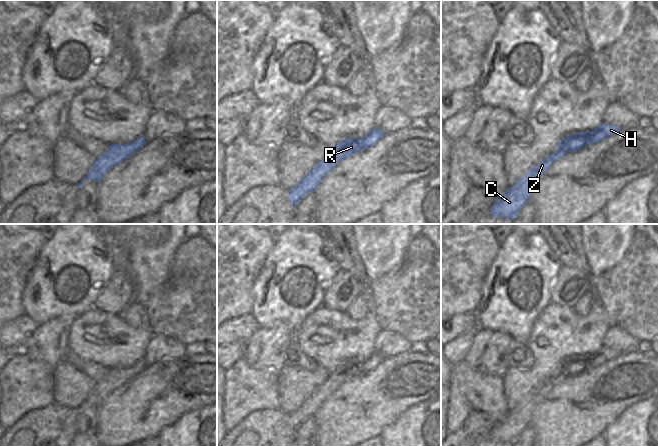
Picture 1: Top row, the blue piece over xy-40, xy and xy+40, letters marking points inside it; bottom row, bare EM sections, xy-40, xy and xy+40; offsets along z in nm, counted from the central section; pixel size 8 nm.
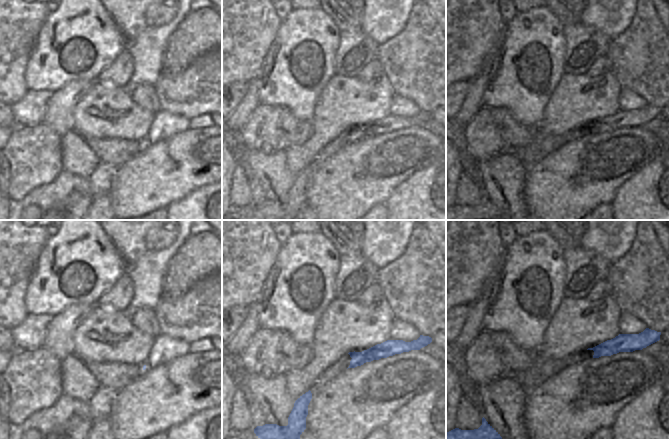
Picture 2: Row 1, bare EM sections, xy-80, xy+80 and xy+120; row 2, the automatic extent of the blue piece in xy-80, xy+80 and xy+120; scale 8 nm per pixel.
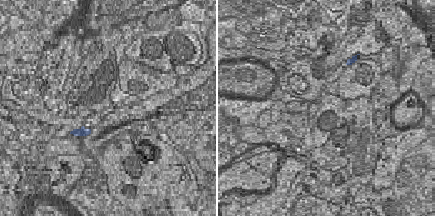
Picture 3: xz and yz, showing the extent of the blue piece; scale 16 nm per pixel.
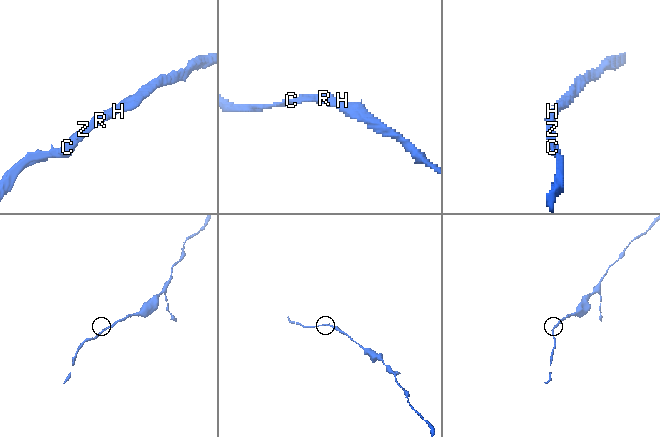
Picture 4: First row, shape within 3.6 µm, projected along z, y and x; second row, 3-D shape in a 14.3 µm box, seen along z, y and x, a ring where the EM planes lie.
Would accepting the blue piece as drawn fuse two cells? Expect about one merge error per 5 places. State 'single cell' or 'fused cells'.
single cell

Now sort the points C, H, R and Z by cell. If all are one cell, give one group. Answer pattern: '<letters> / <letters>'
C H R Z

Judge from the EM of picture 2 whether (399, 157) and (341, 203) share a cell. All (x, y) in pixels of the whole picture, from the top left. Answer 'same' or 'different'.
same

